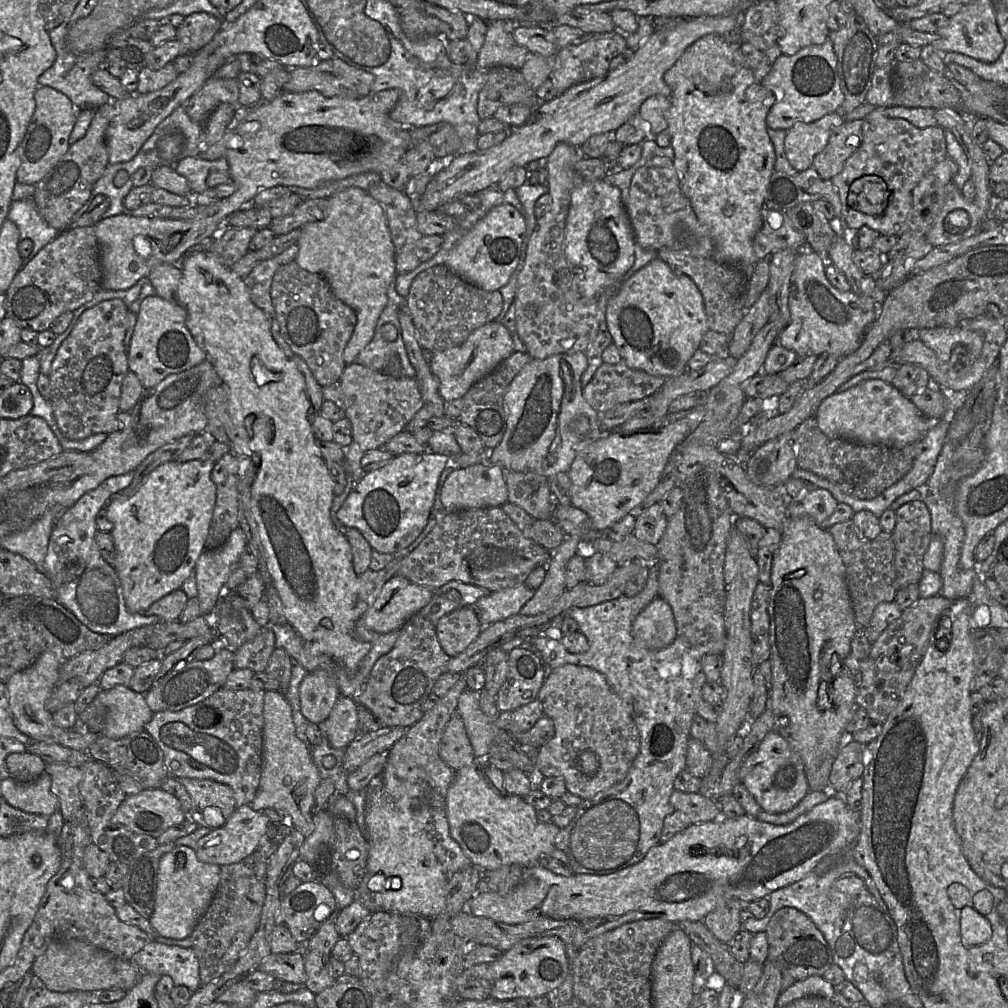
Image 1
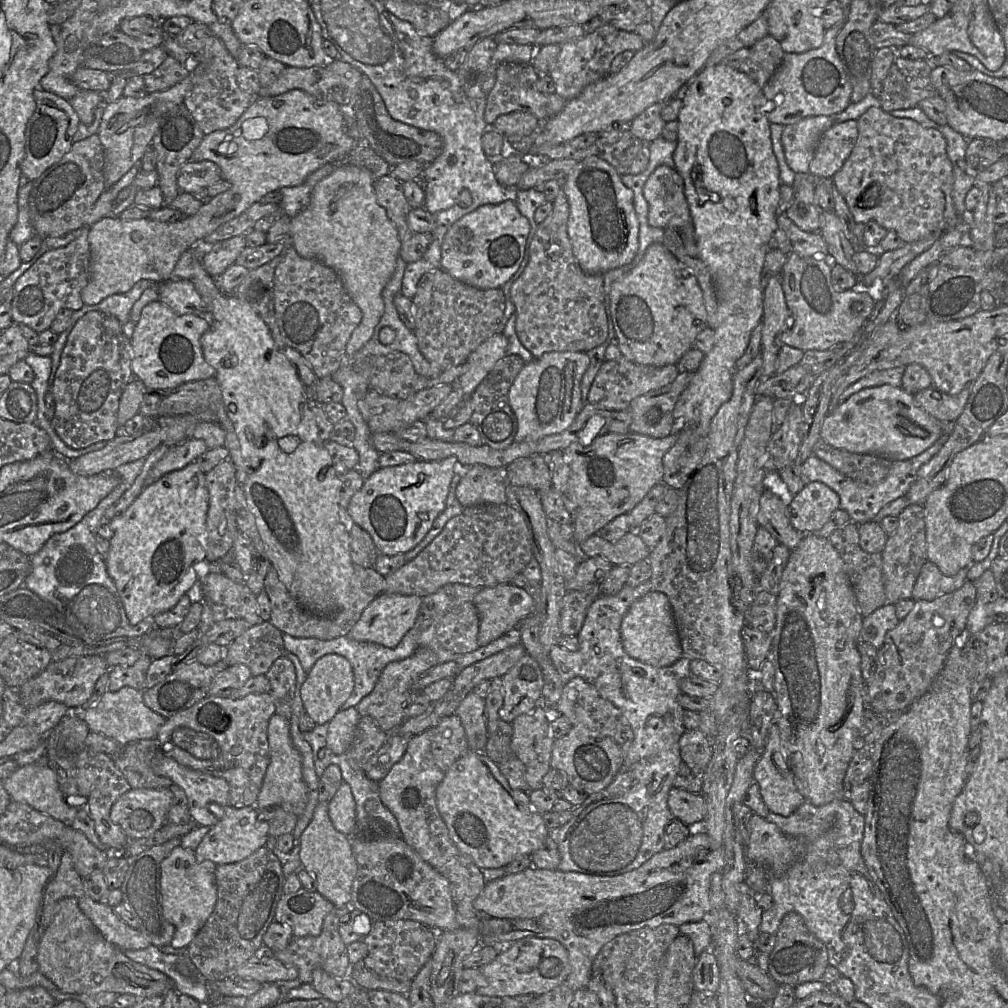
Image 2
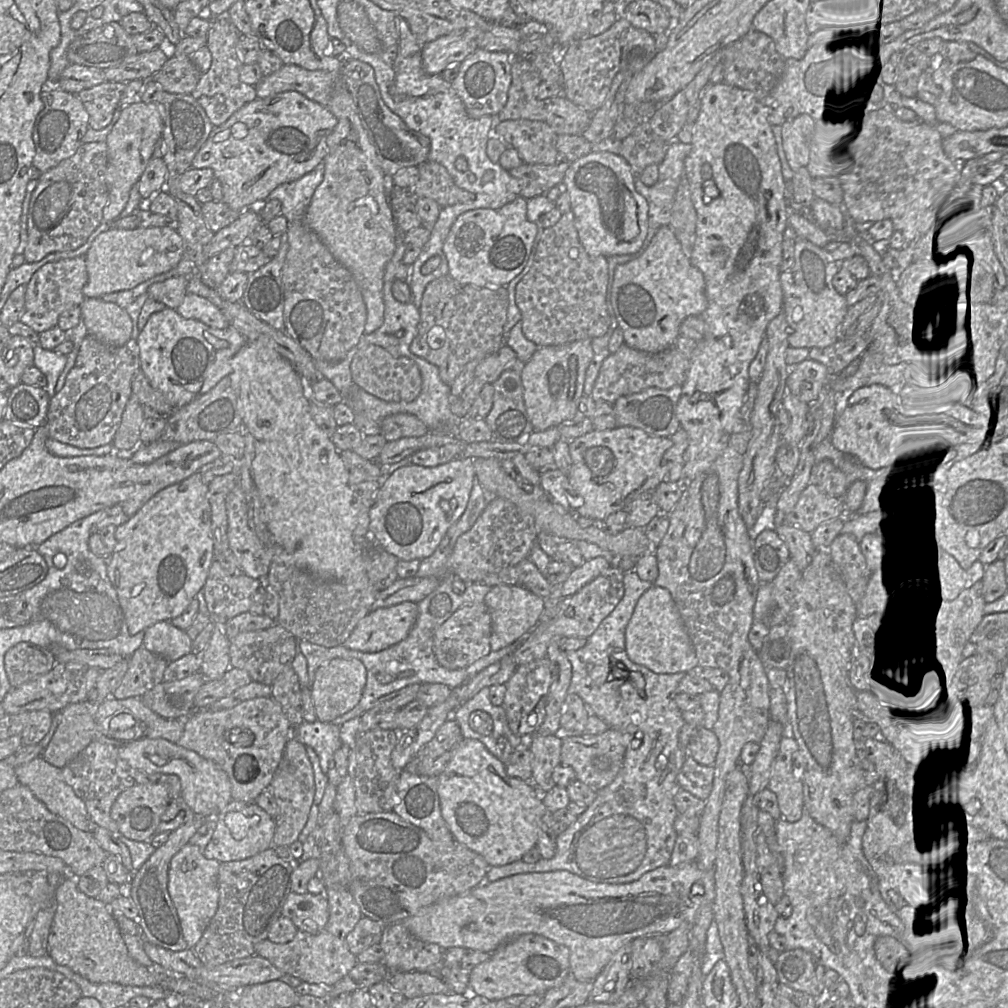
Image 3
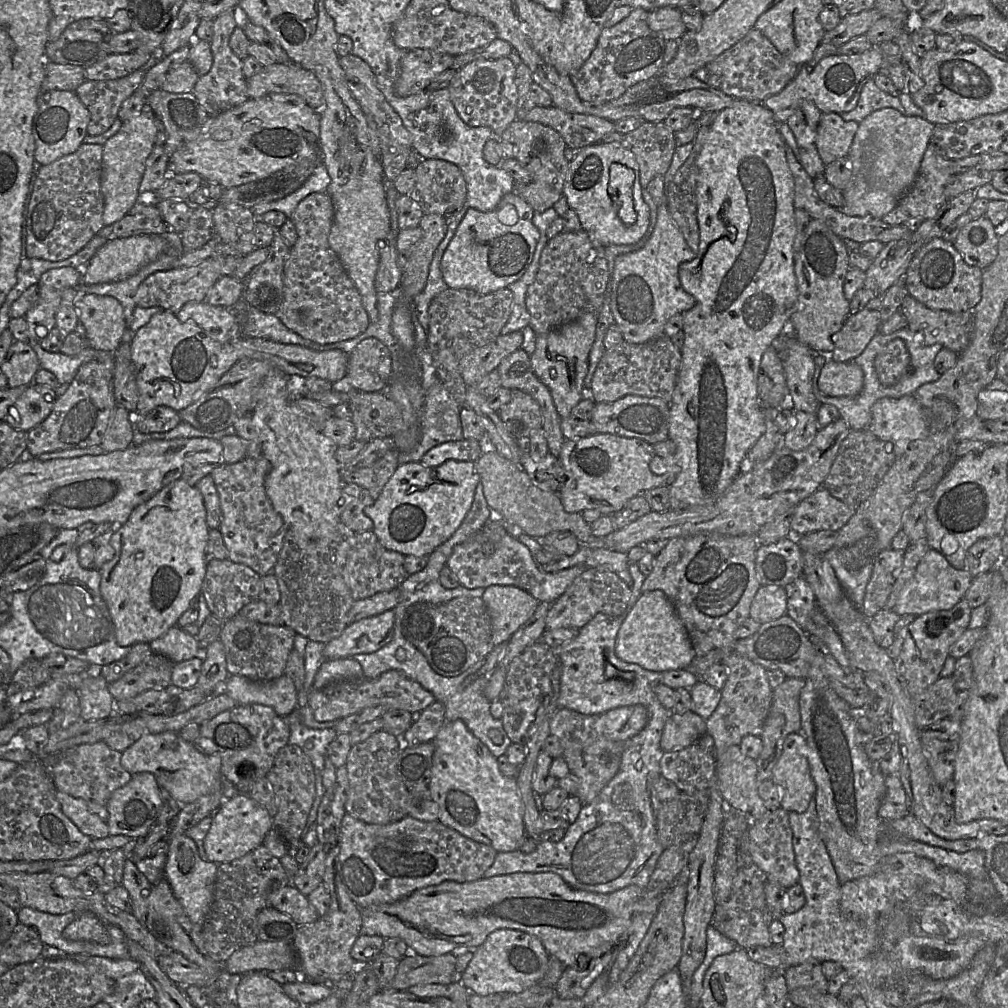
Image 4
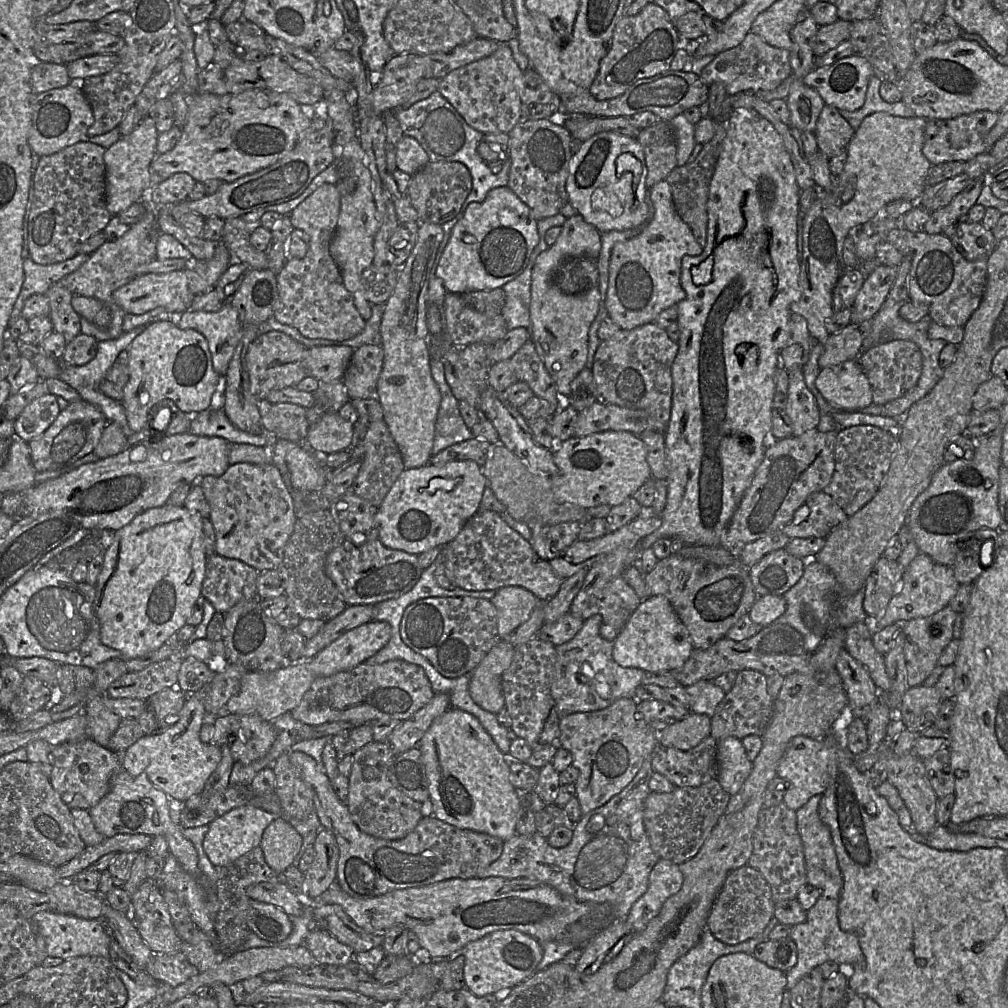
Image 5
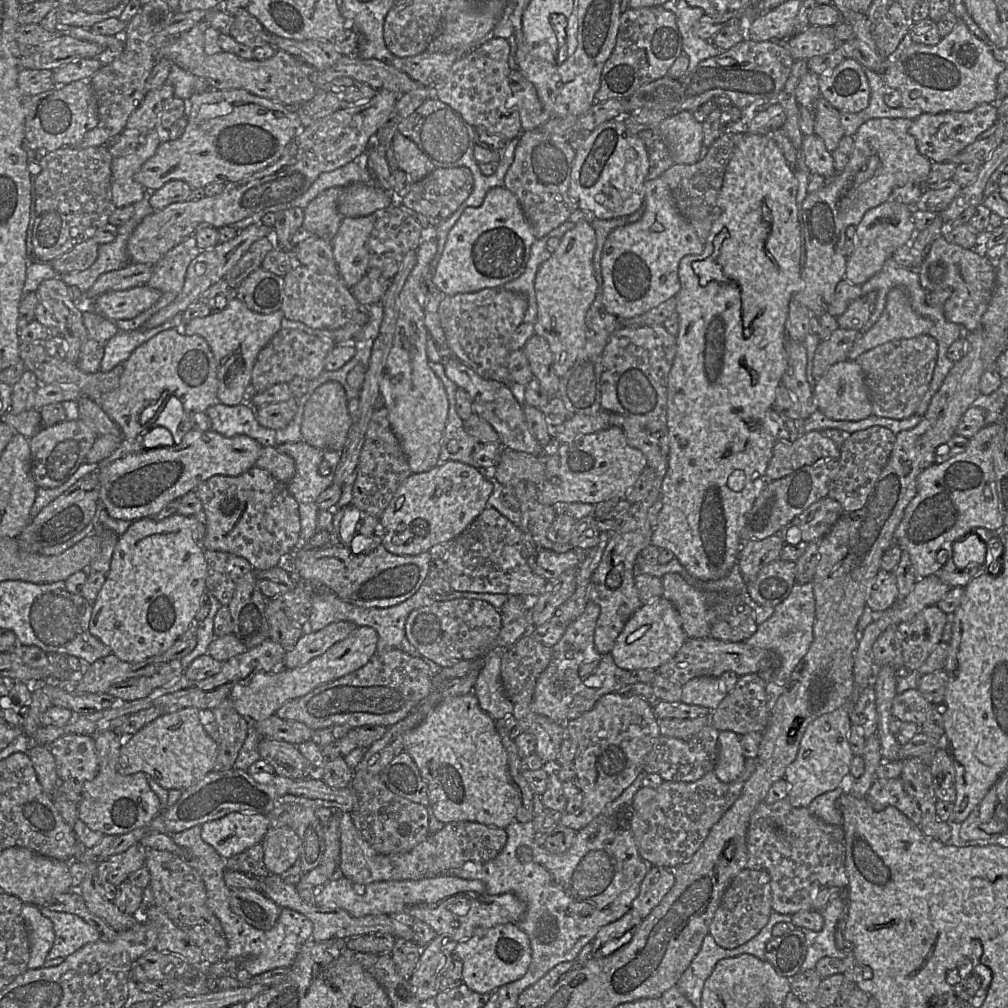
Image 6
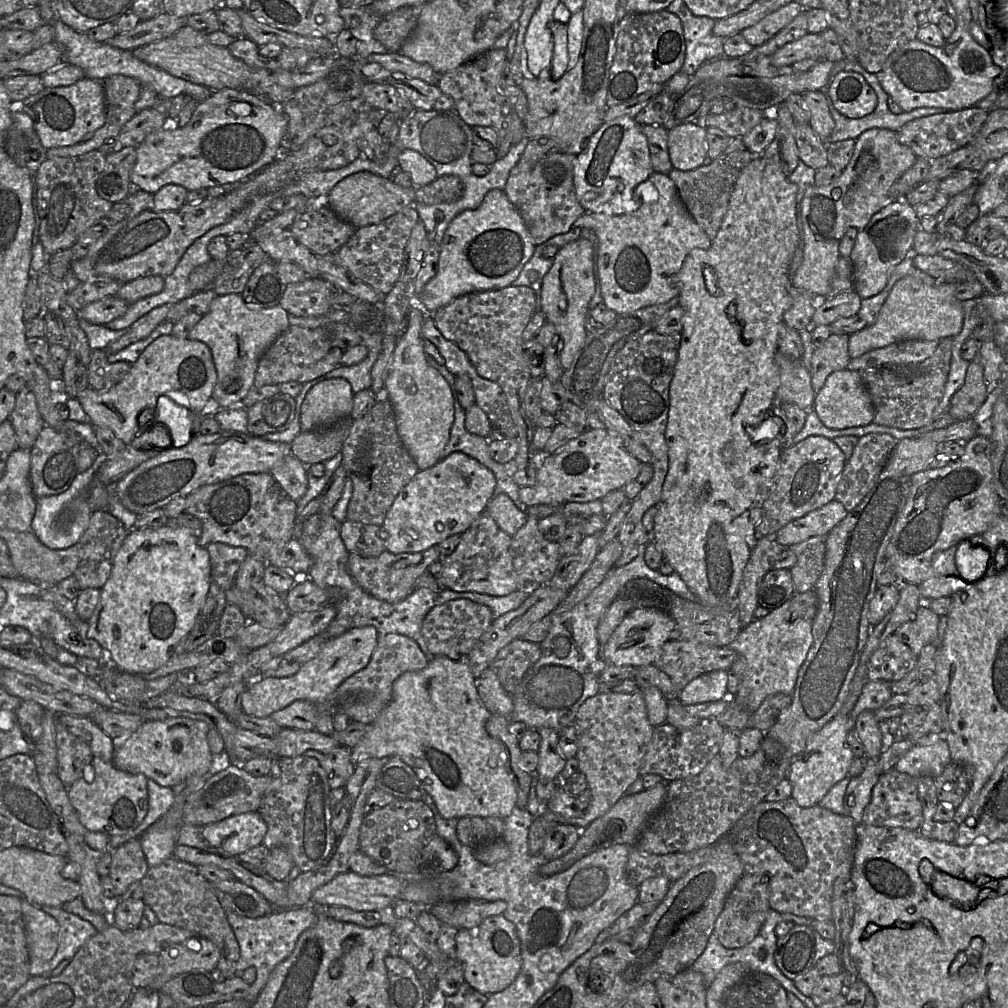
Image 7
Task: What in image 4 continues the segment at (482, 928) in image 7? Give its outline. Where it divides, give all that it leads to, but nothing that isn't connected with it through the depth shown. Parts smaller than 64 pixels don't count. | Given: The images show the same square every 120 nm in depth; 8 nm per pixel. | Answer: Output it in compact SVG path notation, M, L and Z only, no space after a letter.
M515 929L495 930L473 952L460 981L470 993L479 996L520 993L540 983L550 961L549 953L538 938Z

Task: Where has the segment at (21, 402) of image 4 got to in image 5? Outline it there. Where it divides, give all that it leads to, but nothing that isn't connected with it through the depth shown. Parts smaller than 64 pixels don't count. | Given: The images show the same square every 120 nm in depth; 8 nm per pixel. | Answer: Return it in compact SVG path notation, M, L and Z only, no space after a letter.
M47 393L34 399L14 420L15 438L26 442L45 432L59 415L57 396Z

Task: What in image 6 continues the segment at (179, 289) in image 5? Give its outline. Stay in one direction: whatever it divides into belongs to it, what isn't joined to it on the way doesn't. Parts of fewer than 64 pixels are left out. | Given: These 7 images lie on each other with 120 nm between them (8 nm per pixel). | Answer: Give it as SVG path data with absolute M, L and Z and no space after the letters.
M148 285L107 292L95 299L94 312L114 322L133 319L153 306L160 297L161 292Z

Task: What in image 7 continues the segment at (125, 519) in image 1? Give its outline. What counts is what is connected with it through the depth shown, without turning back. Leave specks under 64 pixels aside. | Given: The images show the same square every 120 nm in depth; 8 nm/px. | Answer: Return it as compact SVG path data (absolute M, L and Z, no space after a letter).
M188 527L132 529L113 562L110 575L100 589L99 601L88 621L87 637L95 639L106 653L106 660L131 674L148 674L173 655L179 641L190 633L209 595L210 557Z

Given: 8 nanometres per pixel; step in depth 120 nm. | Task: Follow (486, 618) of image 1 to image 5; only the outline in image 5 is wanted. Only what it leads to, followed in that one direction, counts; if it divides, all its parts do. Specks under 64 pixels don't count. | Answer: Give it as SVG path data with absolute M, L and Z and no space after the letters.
M505 586L496 590L491 599L497 614L497 629L501 639L508 639L510 634L526 622L539 599L521 586Z

